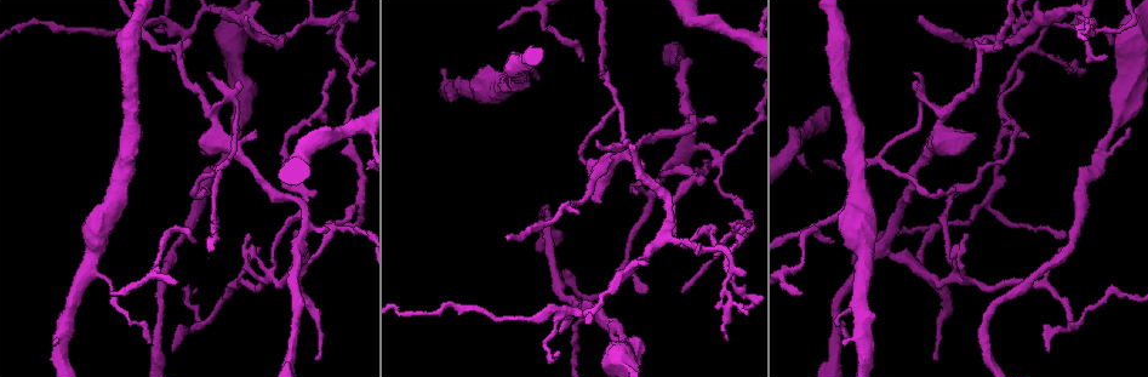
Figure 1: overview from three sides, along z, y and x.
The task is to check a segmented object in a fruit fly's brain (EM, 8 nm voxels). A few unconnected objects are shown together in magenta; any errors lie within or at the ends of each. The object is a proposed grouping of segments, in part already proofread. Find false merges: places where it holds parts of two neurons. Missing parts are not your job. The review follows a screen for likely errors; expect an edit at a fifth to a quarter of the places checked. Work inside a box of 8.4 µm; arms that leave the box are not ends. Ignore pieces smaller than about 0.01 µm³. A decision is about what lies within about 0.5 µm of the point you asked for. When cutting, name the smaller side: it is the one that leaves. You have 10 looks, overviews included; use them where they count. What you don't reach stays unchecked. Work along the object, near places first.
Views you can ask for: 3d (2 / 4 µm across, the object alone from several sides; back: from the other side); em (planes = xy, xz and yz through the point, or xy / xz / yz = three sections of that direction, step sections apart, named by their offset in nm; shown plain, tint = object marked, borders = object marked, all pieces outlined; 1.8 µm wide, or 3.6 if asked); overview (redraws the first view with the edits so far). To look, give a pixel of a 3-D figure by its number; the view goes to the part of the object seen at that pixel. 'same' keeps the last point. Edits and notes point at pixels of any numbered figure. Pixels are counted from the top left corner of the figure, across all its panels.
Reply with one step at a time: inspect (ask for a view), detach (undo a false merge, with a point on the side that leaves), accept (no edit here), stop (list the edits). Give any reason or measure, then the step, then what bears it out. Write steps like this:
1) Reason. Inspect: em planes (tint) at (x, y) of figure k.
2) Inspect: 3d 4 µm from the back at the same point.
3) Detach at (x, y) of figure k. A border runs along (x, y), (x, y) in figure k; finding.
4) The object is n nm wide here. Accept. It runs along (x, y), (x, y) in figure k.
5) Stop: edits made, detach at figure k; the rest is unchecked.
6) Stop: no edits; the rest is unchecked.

A fork. Inspect: 3d 4 µm at (174, 31) of figure 1.

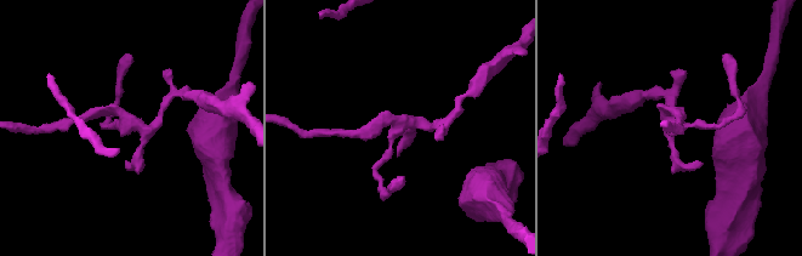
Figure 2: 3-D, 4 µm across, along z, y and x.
Shape alone is not enough. Inspect: em yz step 16 (tint) at (131, 124) of figure 2.

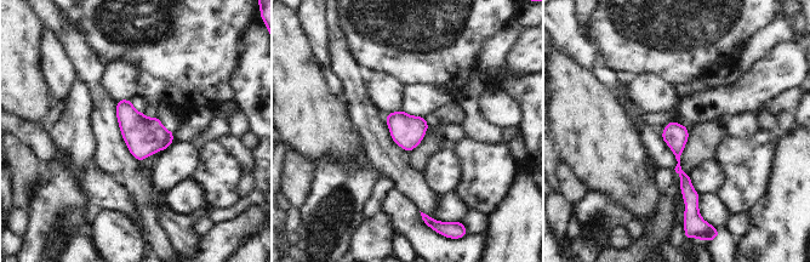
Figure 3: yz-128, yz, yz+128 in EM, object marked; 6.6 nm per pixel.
Cut it another way. Inspect: em planes (tint) at the same point.

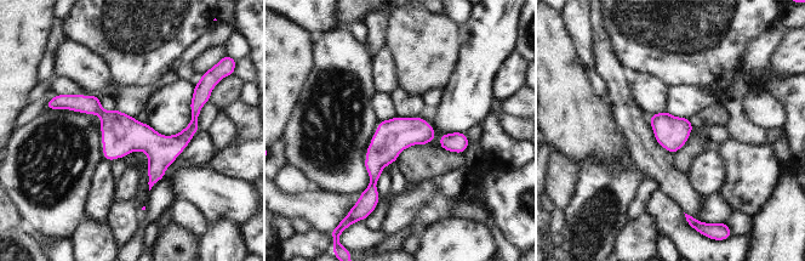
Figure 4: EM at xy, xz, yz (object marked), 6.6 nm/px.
Accept. Continuous, no second neuron.

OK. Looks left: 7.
Abrupt turn. Inspect: em yz step 16 (tint) at (730, 273) of figure 1.

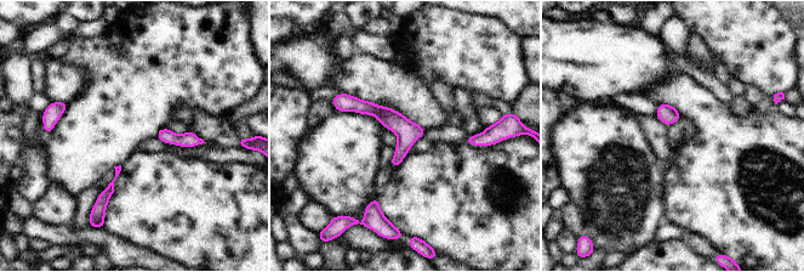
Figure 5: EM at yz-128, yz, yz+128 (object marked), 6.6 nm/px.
Inspect: em planes (borders) at the same point.

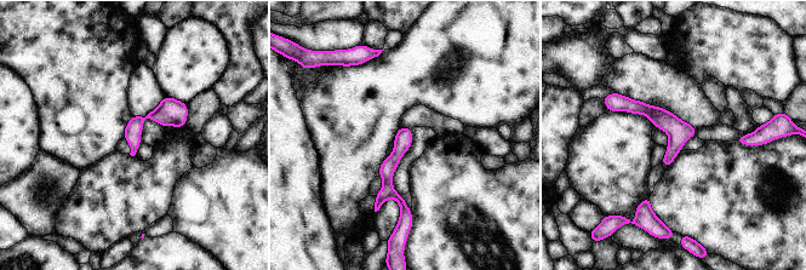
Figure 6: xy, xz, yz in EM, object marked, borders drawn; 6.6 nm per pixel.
Accept. It runs along (615, 98), (692, 132) in figure 6; all the same neuron.

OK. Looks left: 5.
Inspect: em xy step 16 (tint) at (659, 179) of figure 1.

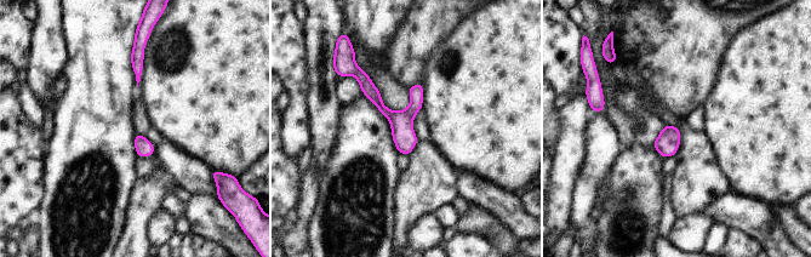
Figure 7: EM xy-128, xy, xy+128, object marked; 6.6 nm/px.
Another direction. Inspect: em planes (tint) at the same point.

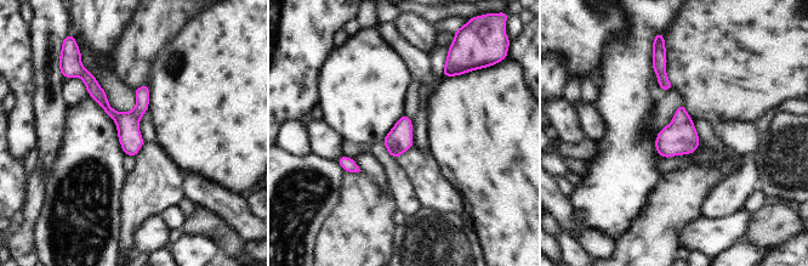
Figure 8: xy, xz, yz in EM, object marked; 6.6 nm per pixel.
Accept. It runs along (86, 75), (127, 128), (134, 152) in figure 8; continuous, no second neuron.

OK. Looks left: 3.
Three arms meet. Inspect: 3d 2 µm at (591, 299) of figure 1.

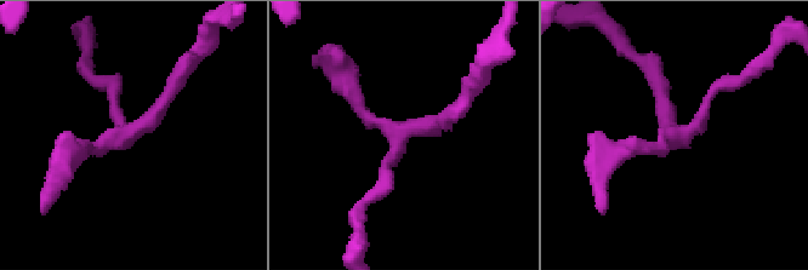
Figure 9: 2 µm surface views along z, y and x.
3 arms meet here; now the EM. Inspect: em planes (tint) at (400, 134) of figure 9.

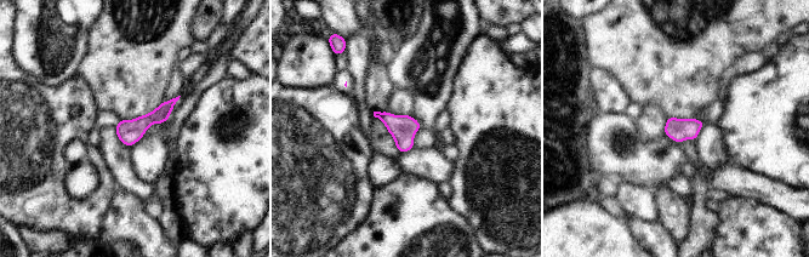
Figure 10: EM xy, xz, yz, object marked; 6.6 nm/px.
Accept. All the same neuron.

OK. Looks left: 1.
Stop: no edits; the rest is unchecked.

